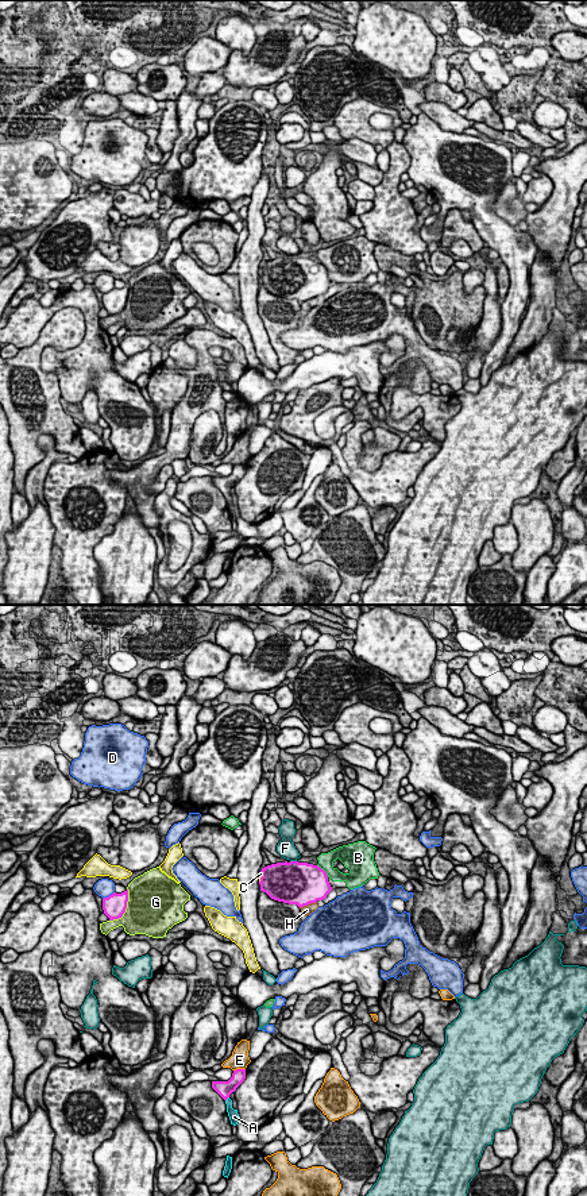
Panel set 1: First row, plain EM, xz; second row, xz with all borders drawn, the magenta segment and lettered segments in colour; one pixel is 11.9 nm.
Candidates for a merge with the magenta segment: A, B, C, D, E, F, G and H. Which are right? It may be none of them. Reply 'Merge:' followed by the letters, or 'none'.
Merge: A

